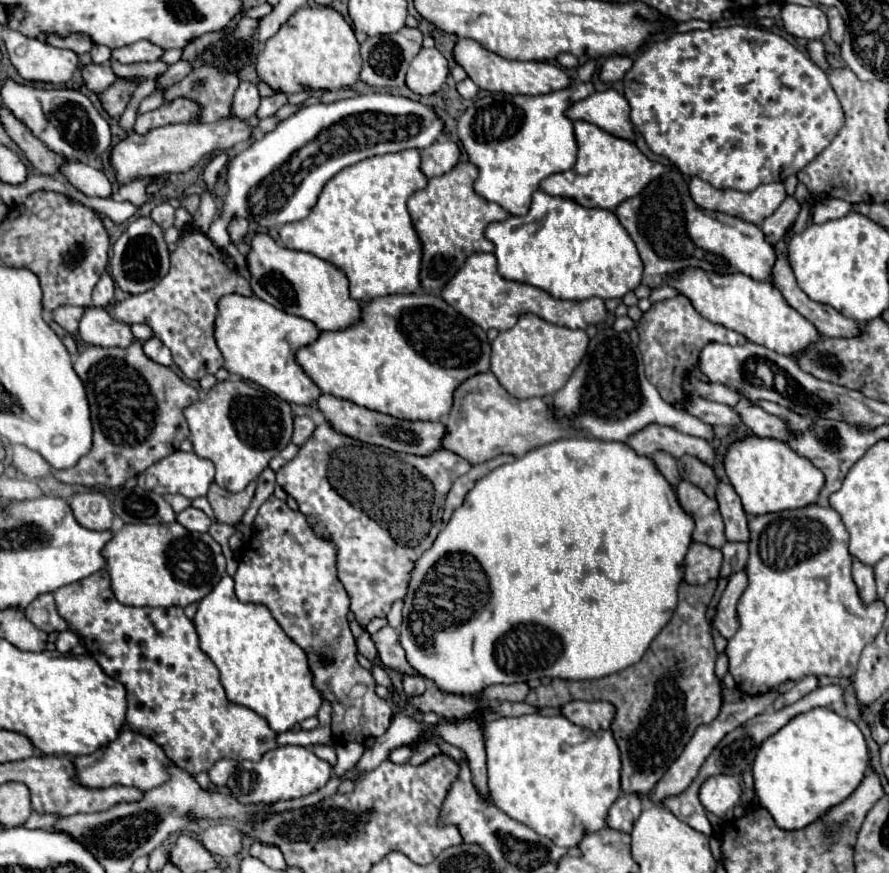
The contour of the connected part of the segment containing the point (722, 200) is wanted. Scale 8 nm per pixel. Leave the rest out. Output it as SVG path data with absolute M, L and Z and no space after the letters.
M693 177L689 183L693 201L707 211L721 211L753 225L761 225L787 197L783 183L759 185L755 191L741 193L733 189L715 189L711 183Z

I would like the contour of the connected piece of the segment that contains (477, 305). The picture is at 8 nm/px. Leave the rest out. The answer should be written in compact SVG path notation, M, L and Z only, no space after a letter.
M475 253L469 255L463 263L463 267L451 277L451 283L443 287L441 297L455 307L461 315L471 319L475 325L481 329L497 329L497 331L507 331L511 329L517 319L525 313L533 313L553 325L563 325L569 329L587 329L587 325L597 325L607 317L603 299L591 297L583 301L563 301L547 295L545 291L517 283L517 281L507 281L497 273L497 261L493 253Z

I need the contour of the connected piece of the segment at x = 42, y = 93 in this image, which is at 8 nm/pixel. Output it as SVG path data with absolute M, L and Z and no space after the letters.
M7 81L1 89L5 107L21 121L27 123L29 131L43 141L53 153L75 159L79 163L91 163L111 147L109 123L99 115L93 103L75 89L35 89Z

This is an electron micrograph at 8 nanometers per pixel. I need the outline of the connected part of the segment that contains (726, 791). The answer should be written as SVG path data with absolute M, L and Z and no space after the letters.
M729 775L709 777L699 791L703 807L709 813L715 813L717 817L725 817L727 821L733 819L733 809L739 803L739 797L741 797L739 781Z

